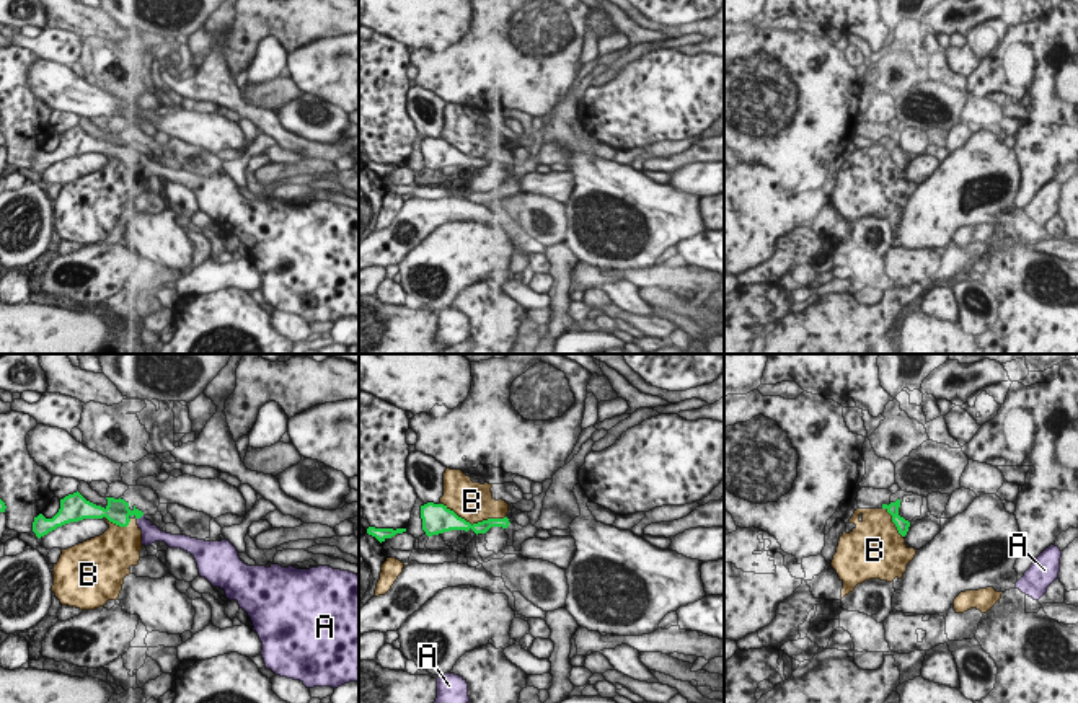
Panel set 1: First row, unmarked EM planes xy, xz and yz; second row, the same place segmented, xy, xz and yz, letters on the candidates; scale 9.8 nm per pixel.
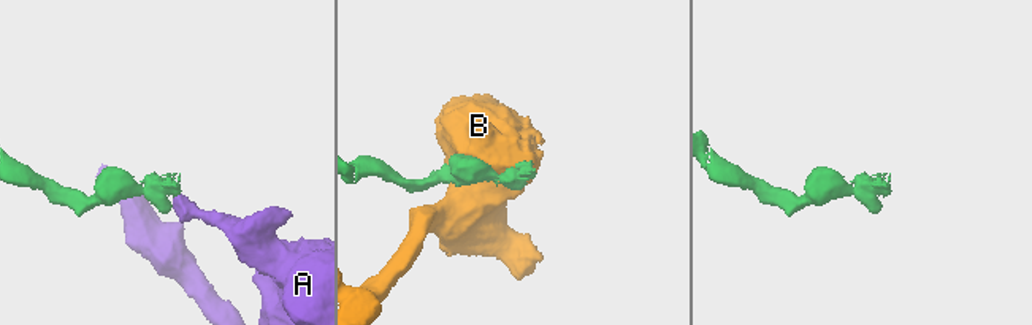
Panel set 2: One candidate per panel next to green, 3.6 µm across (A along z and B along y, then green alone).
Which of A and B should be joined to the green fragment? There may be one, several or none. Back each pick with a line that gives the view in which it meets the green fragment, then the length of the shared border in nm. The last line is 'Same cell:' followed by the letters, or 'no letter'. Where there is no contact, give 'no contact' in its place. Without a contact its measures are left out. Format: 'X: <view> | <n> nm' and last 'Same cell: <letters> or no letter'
A: xy | 80 nm
Same cell: A

